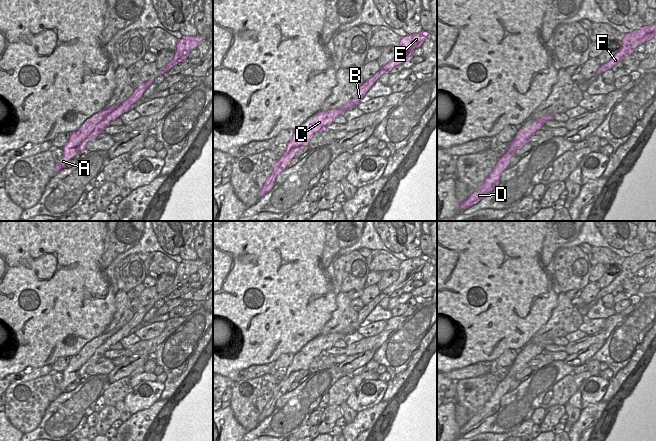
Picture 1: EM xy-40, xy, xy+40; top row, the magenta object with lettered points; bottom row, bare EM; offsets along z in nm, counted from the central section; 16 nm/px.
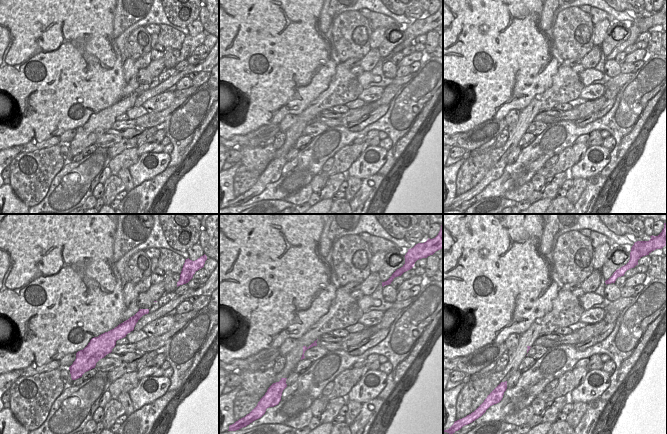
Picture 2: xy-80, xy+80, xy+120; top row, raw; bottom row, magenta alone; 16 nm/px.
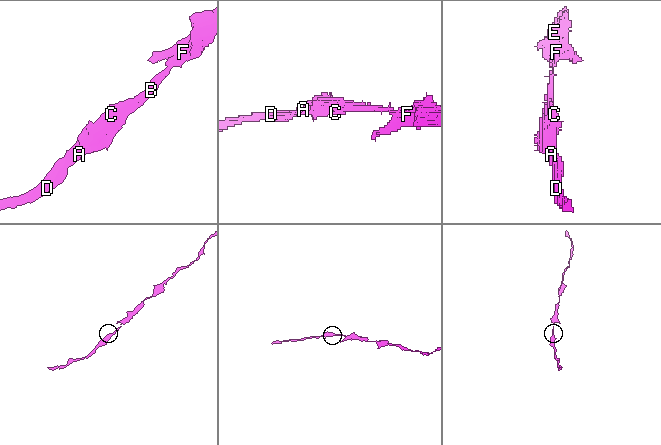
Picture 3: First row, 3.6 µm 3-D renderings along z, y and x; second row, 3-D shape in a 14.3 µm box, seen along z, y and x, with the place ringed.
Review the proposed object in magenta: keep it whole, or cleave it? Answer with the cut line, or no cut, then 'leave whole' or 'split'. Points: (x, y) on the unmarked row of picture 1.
no cut; leave whole

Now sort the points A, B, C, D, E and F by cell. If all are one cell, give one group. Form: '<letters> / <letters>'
A B C D E F

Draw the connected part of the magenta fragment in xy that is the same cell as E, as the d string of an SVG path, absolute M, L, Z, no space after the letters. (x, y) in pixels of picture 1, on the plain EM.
M424 254L419 257L401 261L398 279L384 291L381 291L372 302L365 305L358 312L358 318L355 323L343 329L341 332L317 336L317 342L311 345L311 347L308 348L306 352L303 354L297 352L291 364L286 368L285 377L279 384L276 384L271 399L266 403L262 413L258 418L259 423L272 414L275 408L276 400L288 392L291 384L296 381L297 377L301 375L301 371L309 371L310 364L315 357L329 356L329 354L326 352L327 349L332 348L334 343L339 339L343 339L345 335L357 331L358 327L365 321L366 317L371 313L371 311L375 308L381 299L386 296L390 298L390 295L394 291L402 289L409 282L413 282L414 274L420 272L426 263L430 263L430 258Z

